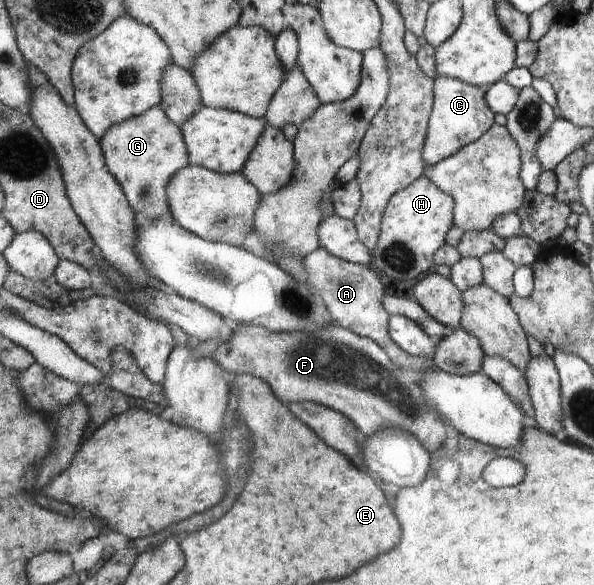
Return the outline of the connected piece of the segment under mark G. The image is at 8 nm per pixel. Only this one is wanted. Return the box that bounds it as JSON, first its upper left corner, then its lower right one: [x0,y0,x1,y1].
[100,105,189,224]

